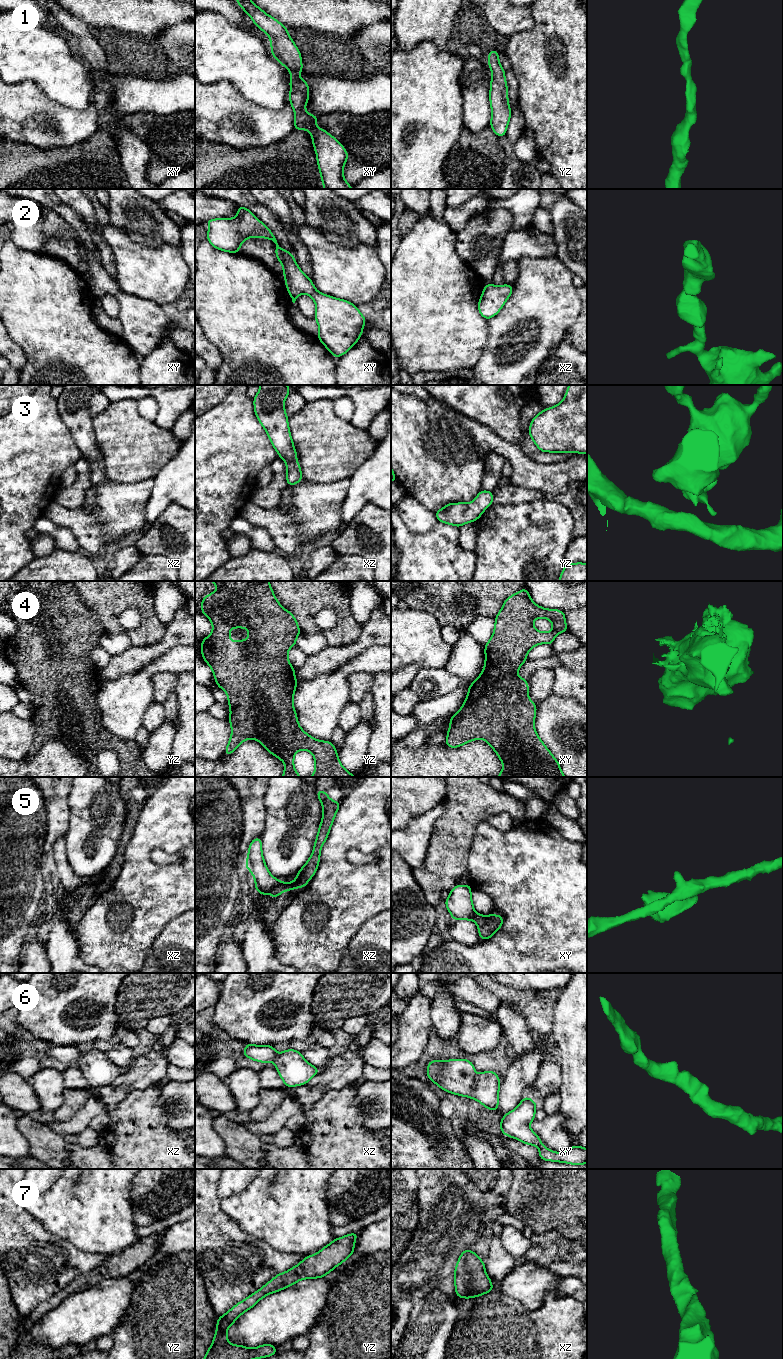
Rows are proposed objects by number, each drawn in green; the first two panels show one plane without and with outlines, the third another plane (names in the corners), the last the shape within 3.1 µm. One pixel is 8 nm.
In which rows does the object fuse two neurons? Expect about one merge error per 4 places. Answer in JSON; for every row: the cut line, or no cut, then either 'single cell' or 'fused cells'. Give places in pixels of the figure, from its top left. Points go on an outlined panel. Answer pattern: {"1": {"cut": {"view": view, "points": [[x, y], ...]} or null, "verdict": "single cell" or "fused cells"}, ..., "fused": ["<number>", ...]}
{"1": {"cut": null, "verdict": "single cell"}, "2": {"cut": null, "verdict": "single cell"}, "3": {"cut": null, "verdict": "single cell"}, "4": {"cut": null, "verdict": "single cell"}, "5": {"cut": {"view": "xz", "points": [[280, 882], [272, 889]]}, "verdict": "fused cells"}, "6": {"cut": null, "verdict": "single cell"}, "7": {"cut": null, "verdict": "single cell"}, "fused": ["5"]}

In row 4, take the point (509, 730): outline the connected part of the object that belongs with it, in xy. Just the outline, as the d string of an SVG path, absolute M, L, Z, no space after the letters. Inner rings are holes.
M526 587L509 596L495 617L493 635L484 646L484 668L470 684L462 707L449 719L445 745L457 748L476 739L485 740L503 764L497 777L566 777L534 728L537 705L528 696L527 680L520 678L517 671L528 660L529 650L543 643L552 645L558 633L567 631L565 612L536 605ZM538 618L550 620L552 631L538 631L532 625Z

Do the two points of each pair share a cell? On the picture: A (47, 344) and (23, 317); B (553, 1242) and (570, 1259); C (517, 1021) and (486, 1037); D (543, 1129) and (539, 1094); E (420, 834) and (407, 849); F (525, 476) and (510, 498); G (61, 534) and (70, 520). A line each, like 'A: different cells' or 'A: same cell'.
A: same cell
B: same cell
C: different cells
D: different cells
E: same cell
F: different cells
G: different cells

